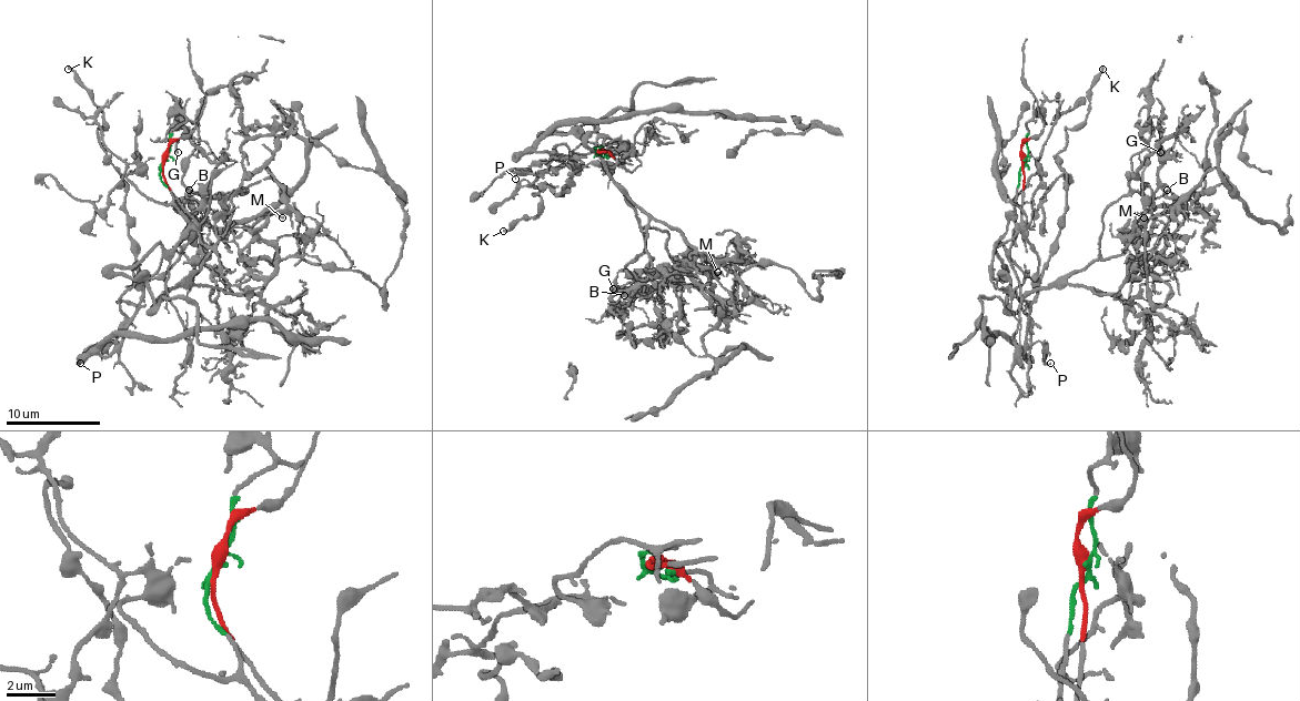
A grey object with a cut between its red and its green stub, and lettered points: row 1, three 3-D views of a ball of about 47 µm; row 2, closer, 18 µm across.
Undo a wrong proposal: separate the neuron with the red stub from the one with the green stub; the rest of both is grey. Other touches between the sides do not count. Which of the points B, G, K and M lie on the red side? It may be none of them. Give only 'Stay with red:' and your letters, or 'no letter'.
Stay with red: K

